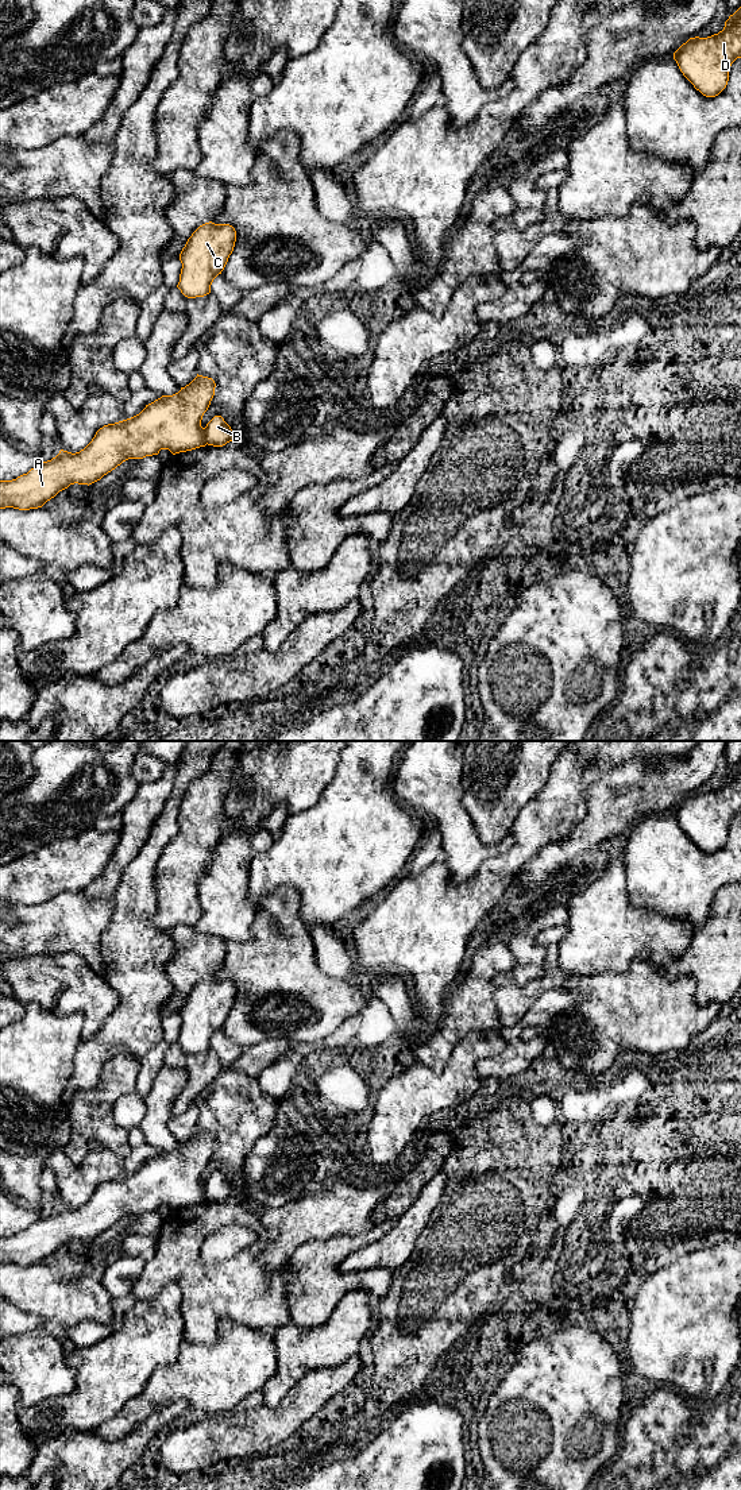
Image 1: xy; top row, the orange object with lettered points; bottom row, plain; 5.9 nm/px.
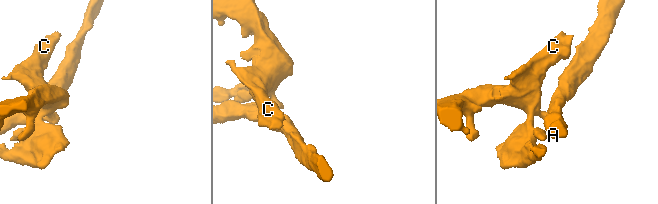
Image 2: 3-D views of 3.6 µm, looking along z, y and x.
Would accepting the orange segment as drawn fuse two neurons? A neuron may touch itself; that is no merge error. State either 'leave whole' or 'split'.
split

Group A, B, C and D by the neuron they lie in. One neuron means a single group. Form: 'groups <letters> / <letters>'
groups A D / B C

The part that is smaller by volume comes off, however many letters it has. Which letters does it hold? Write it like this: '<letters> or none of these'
B, C

